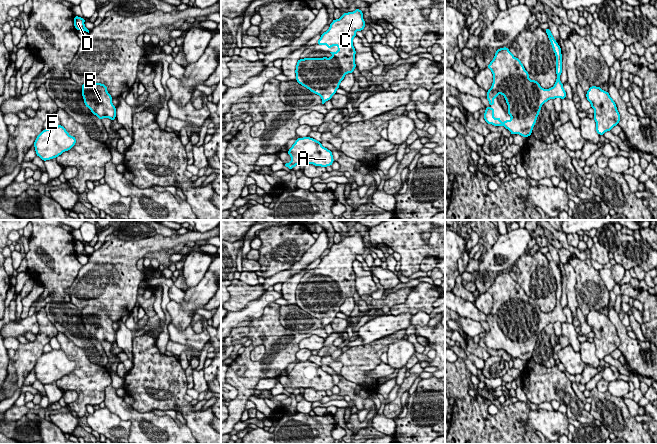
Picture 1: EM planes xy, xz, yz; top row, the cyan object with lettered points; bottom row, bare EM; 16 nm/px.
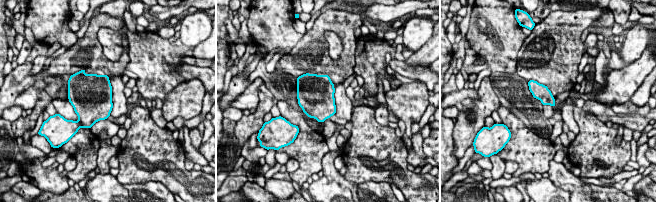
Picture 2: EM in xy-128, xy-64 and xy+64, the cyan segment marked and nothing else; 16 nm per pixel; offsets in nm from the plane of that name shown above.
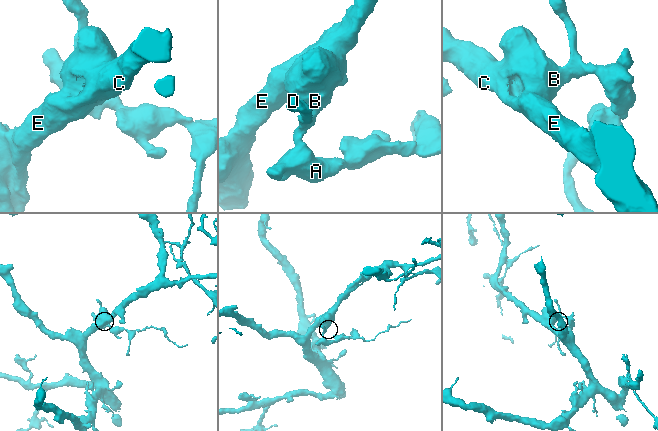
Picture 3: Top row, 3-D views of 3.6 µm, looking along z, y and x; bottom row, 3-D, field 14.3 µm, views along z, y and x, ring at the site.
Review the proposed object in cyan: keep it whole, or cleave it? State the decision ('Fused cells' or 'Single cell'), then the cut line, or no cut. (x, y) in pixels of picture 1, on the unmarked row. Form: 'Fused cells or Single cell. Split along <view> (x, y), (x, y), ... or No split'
Single cell. No split

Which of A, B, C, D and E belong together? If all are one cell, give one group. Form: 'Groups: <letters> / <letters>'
Groups: A B C D E

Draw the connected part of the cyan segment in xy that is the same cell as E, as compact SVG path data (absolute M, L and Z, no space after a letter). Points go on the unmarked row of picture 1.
M52 350L44 353L36 362L34 371L36 379L43 385L58 381L63 376L70 374L76 367L76 362L70 360L61 350Z

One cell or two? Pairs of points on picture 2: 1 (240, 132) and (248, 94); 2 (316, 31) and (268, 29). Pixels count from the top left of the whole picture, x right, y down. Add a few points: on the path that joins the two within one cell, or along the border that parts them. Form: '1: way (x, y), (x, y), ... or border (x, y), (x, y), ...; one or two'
1: border (258, 90), (258, 105), (255, 108); two
2: border (303, 35), (289, 52); two

